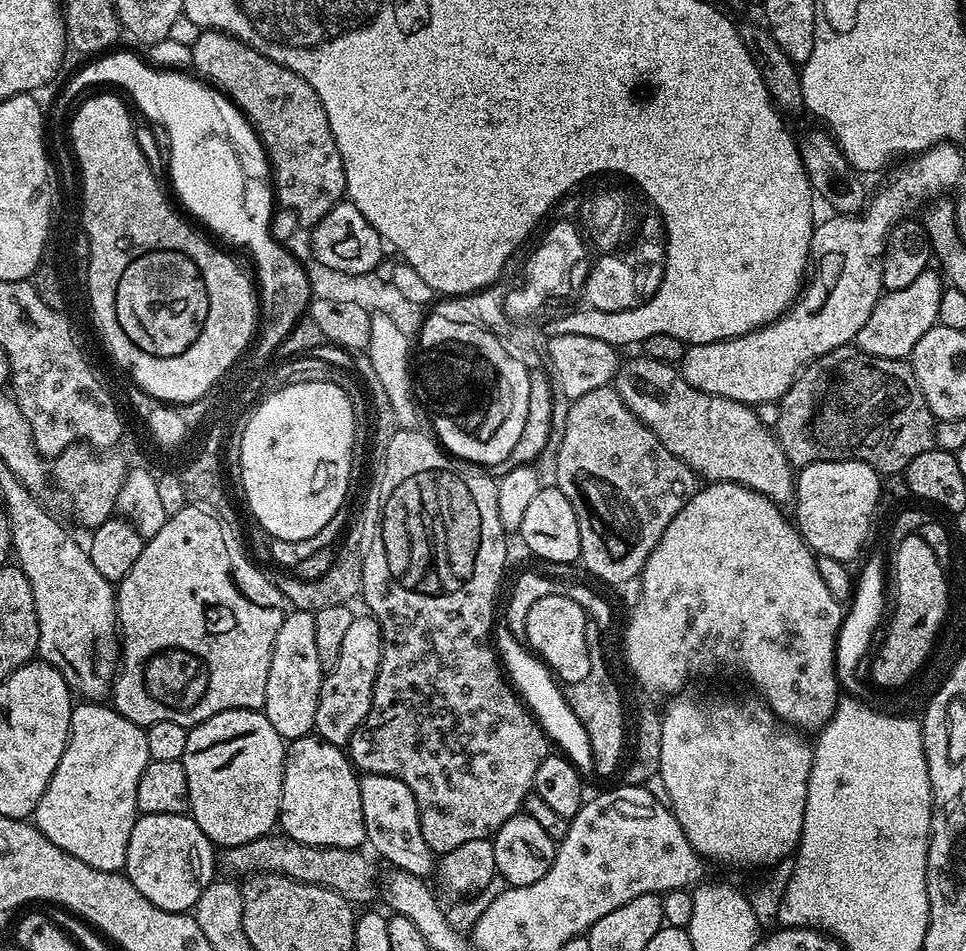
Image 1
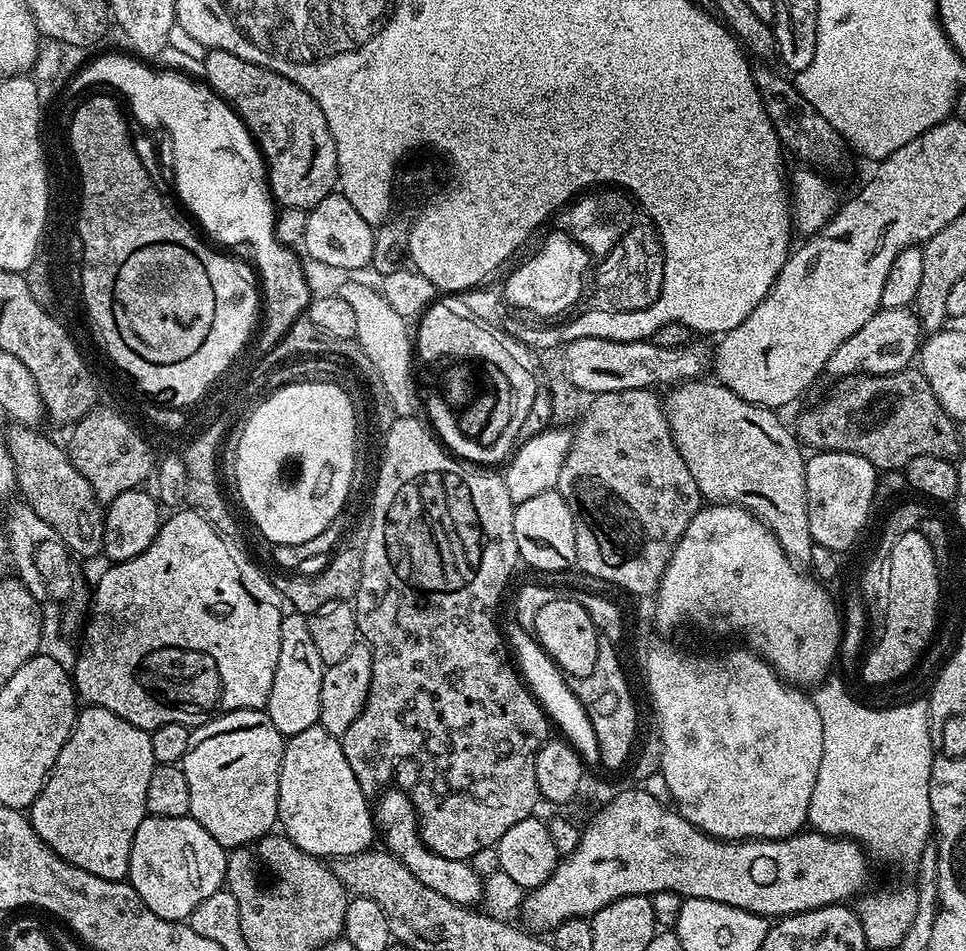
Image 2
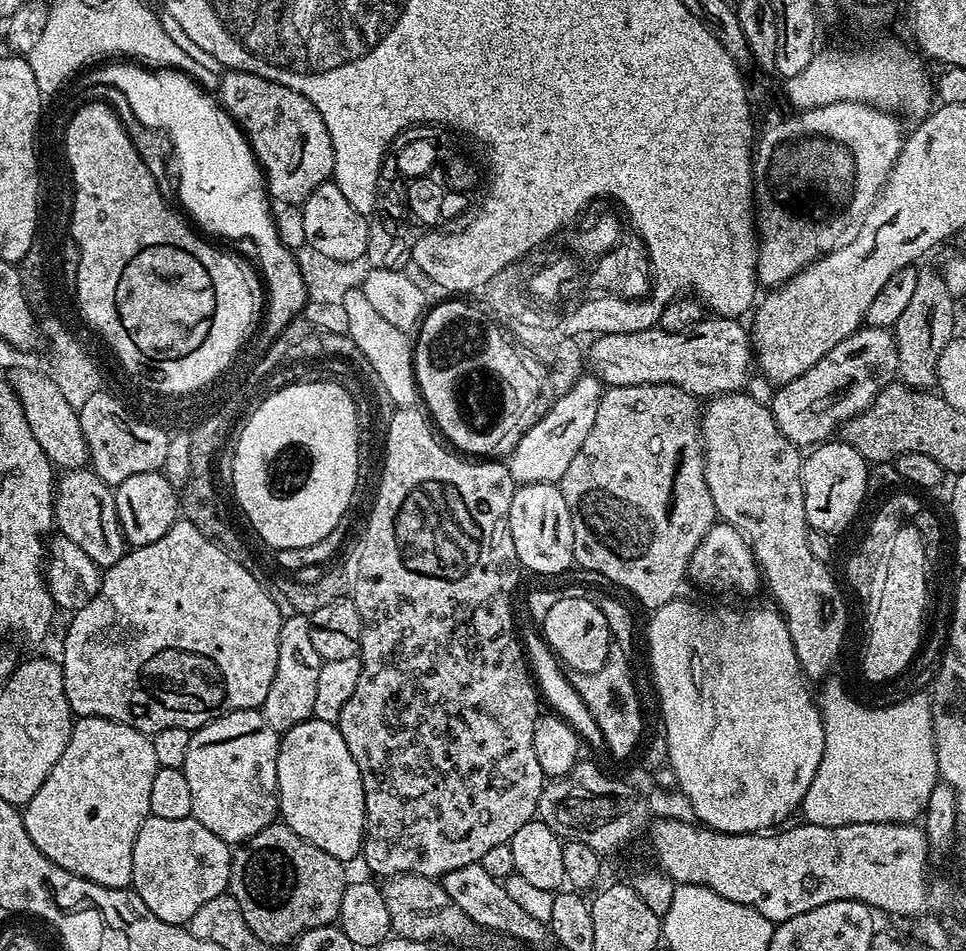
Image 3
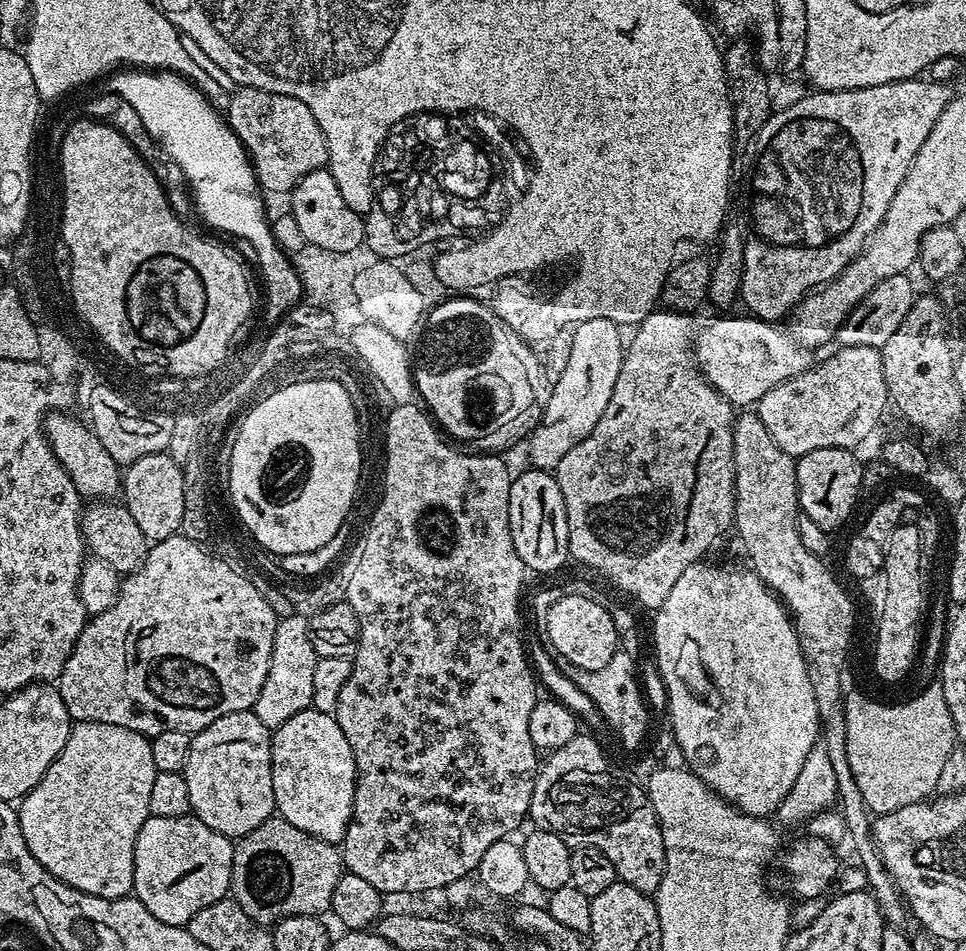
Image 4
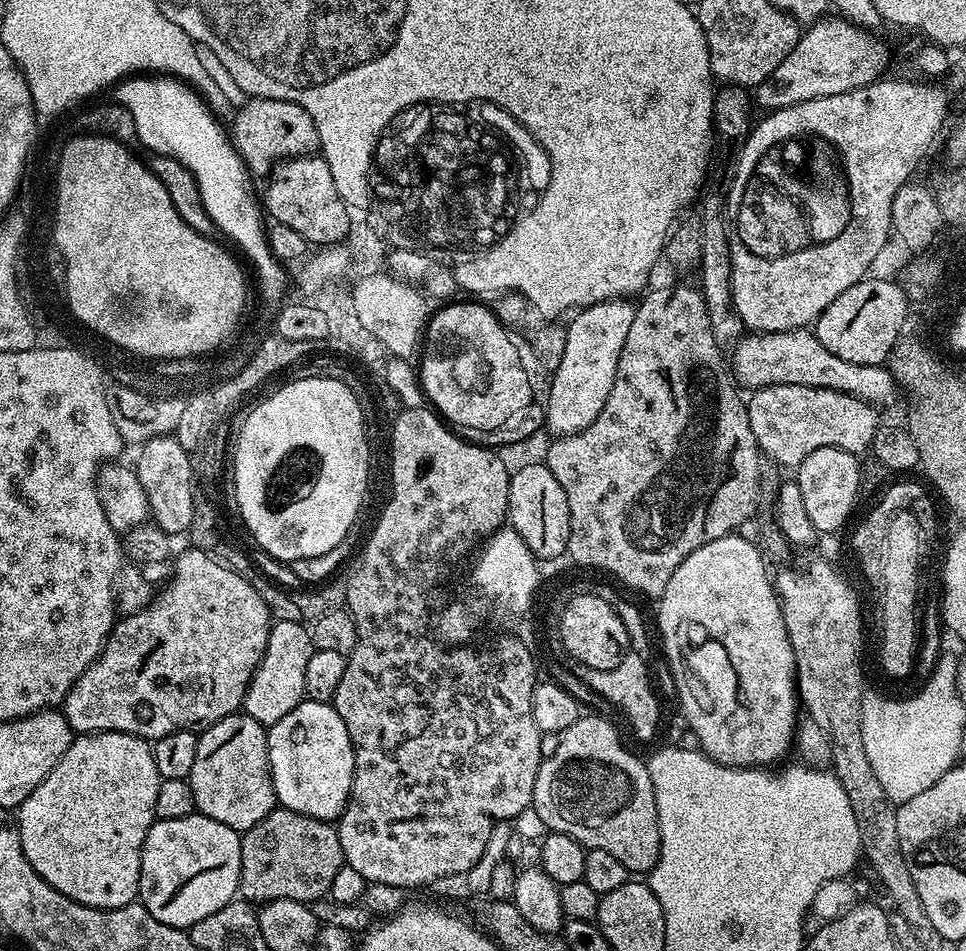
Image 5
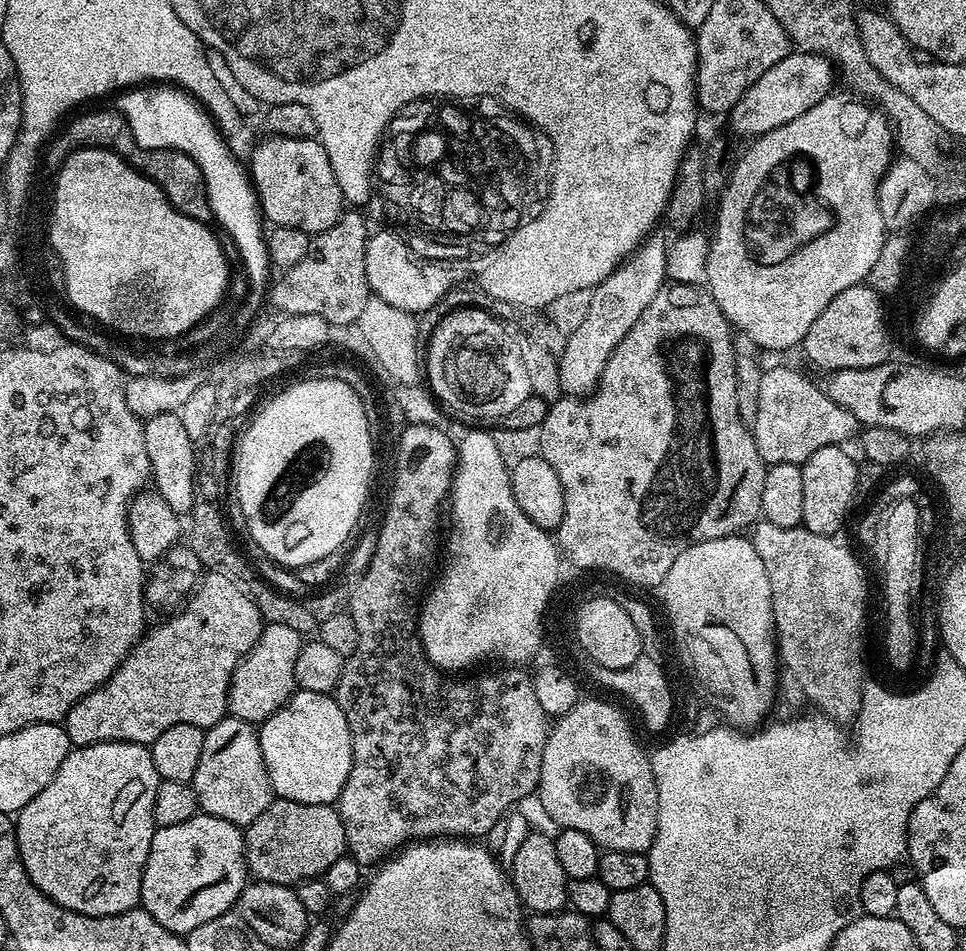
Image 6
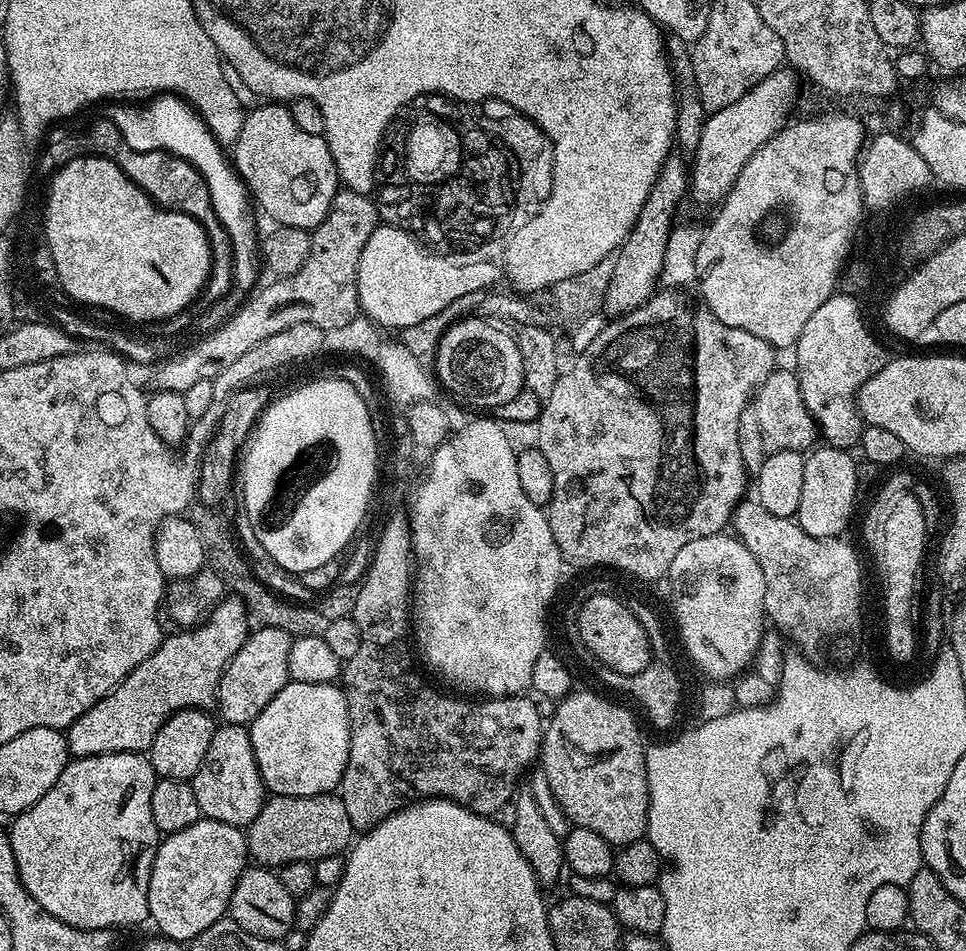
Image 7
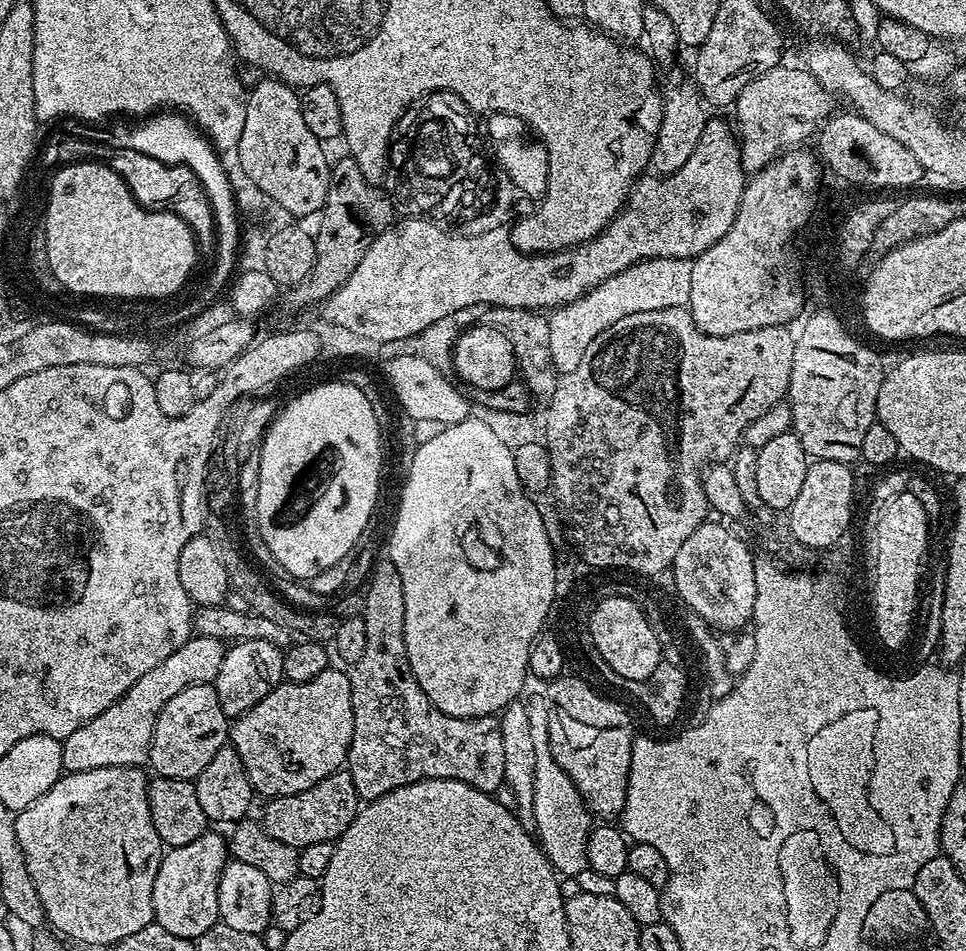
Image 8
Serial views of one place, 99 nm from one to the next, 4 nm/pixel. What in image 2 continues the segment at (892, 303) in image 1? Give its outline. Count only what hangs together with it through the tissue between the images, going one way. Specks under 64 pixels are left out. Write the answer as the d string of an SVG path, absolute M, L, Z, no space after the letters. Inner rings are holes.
M881 307L880 311L874 313L870 322L862 326L832 357L830 364L837 368L840 374L891 374L909 367L913 363L918 352L918 345L921 343L920 320L912 313L911 307L886 308Z

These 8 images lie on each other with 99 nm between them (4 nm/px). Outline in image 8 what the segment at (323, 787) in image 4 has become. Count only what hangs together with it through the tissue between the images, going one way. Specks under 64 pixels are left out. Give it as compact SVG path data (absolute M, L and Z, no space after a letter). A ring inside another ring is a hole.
M329 666L310 682L281 682L258 706L235 717L230 746L242 758L253 793L261 792L264 798L289 796L310 790L322 778L345 767L353 730L351 675Z

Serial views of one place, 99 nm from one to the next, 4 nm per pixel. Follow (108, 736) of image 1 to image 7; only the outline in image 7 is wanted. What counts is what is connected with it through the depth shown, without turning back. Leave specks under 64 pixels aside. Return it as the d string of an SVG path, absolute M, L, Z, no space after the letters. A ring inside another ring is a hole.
M143 752L77 756L69 759L58 782L34 806L11 821L10 839L20 880L42 910L70 926L90 930L132 928L149 919L150 870L162 839L150 814L150 794L157 779L151 759Z

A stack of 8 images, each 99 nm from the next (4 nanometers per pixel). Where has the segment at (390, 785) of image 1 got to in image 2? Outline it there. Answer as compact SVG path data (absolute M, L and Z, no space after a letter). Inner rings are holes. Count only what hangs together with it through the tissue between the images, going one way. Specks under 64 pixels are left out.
M395 786L389 788L389 792L382 793L380 801L377 804L375 801L374 804L374 823L379 839L384 839L383 847L398 857L406 866L406 870L410 870L410 874L414 874L414 878L422 882L422 886L438 890L438 894L450 898L450 902L455 904L479 905L484 895L482 876L472 868L469 861L442 858L442 854L431 852L420 836L420 817L416 814L414 802L401 788Z

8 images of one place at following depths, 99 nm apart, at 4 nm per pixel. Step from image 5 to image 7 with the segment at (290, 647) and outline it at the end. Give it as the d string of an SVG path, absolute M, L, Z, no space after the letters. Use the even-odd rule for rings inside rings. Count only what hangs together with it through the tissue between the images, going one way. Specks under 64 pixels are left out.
M257 627L255 630L249 631L242 650L238 650L238 654L234 654L234 658L230 658L216 691L215 707L220 708L221 717L219 716L219 719L223 723L251 725L252 720L258 718L258 714L262 714L262 710L266 710L266 706L270 706L274 694L278 694L278 690L282 690L290 683L288 667L290 666L290 646L293 639L294 637L290 633L282 629Z

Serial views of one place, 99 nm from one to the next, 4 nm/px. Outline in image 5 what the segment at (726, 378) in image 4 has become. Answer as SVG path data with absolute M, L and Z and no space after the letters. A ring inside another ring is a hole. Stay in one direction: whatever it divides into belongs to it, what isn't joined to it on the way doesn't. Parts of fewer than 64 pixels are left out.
M795 328L789 332L752 332L751 334L744 334L731 349L730 372L735 383L741 389L748 388L747 390L765 388L775 384L814 386L815 388L825 388L842 394L850 394L854 398L865 400L873 406L892 404L896 400L896 392L898 396L897 382L887 367L879 364L846 362L846 358L838 358L838 354L830 354L830 350L826 350L826 346L822 346L822 342L818 342L815 331L808 328Z

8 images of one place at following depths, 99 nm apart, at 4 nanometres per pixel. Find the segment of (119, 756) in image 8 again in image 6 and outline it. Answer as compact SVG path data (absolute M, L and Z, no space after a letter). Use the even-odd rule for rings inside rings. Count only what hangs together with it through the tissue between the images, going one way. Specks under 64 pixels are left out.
M208 572L205 577L205 580L197 586L196 593L194 593L192 597L190 597L190 595L187 597L186 603L175 615L169 616L163 622L157 623L155 625L157 628L149 627L147 631L137 639L127 656L124 657L124 661L118 665L106 683L95 688L90 694L83 696L83 698L64 715L62 723L68 735L69 745L77 748L85 748L91 744L121 740L122 742L130 742L131 744L151 746L158 738L158 734L162 734L162 730L170 730L170 726L189 724L190 726L198 726L199 728L207 730L213 728L219 720L225 719L226 713L228 712L228 687L232 681L232 672L244 661L245 654L252 649L254 642L258 642L262 619L259 614L258 606L252 601L251 597L240 584L228 577L224 577L222 574L214 572Z

